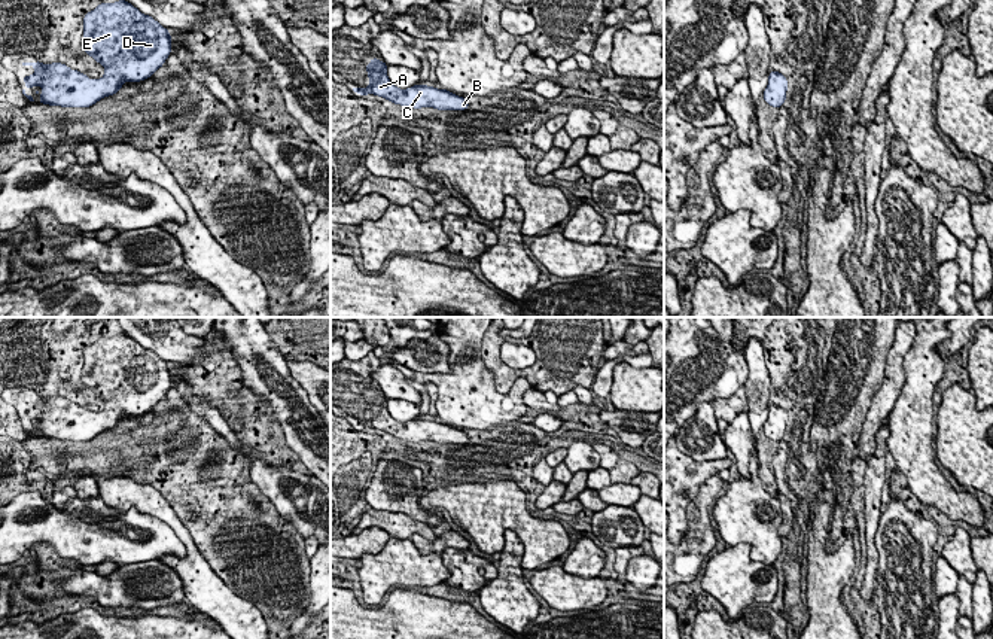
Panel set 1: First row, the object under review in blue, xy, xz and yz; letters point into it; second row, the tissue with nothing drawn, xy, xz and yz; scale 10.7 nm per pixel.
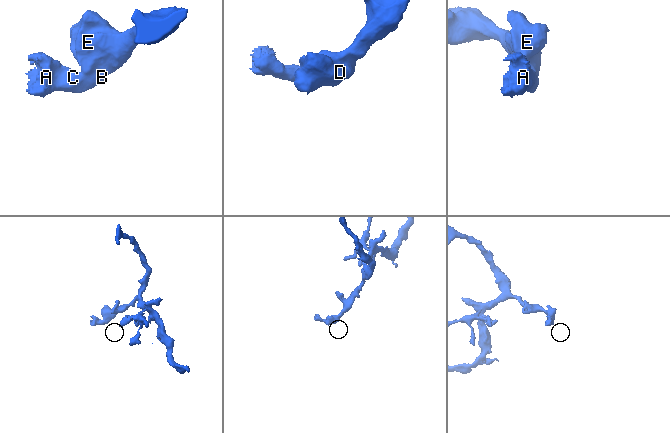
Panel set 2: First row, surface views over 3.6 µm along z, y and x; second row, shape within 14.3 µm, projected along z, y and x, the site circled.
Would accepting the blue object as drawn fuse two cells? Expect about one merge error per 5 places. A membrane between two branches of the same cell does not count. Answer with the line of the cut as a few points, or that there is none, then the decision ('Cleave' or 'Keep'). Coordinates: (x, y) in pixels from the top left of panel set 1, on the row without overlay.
No split. Keep

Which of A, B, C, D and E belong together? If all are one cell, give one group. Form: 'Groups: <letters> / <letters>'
Groups: A B C D E

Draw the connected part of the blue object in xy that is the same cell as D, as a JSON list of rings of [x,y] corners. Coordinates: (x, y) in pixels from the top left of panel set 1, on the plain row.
[[[119,334],[100,337],[85,349],[82,380],[89,390],[104,399],[101,413],[89,413],[61,396],[22,396],[22,399],[34,401],[34,408],[22,410],[22,414],[28,423],[33,423],[34,419],[43,423],[39,436],[61,441],[91,441],[101,432],[116,427],[125,414],[132,417],[149,413],[171,387],[171,369],[168,362],[164,362],[152,350],[141,347],[127,334]]]

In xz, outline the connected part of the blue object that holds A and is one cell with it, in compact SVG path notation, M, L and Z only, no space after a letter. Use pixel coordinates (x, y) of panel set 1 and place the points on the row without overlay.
M371 392L369 398L365 398L368 404L368 413L371 417L366 422L353 422L356 427L365 430L374 427L383 430L395 438L421 442L433 441L438 444L466 444L469 436L466 432L459 430L447 423L438 423L427 419L414 419L406 423L395 420L387 410L387 398L378 392Z

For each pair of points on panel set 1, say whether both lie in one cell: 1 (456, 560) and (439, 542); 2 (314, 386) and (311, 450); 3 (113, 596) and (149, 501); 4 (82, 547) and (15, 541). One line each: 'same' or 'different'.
1: different
2: different
3: different
4: same

